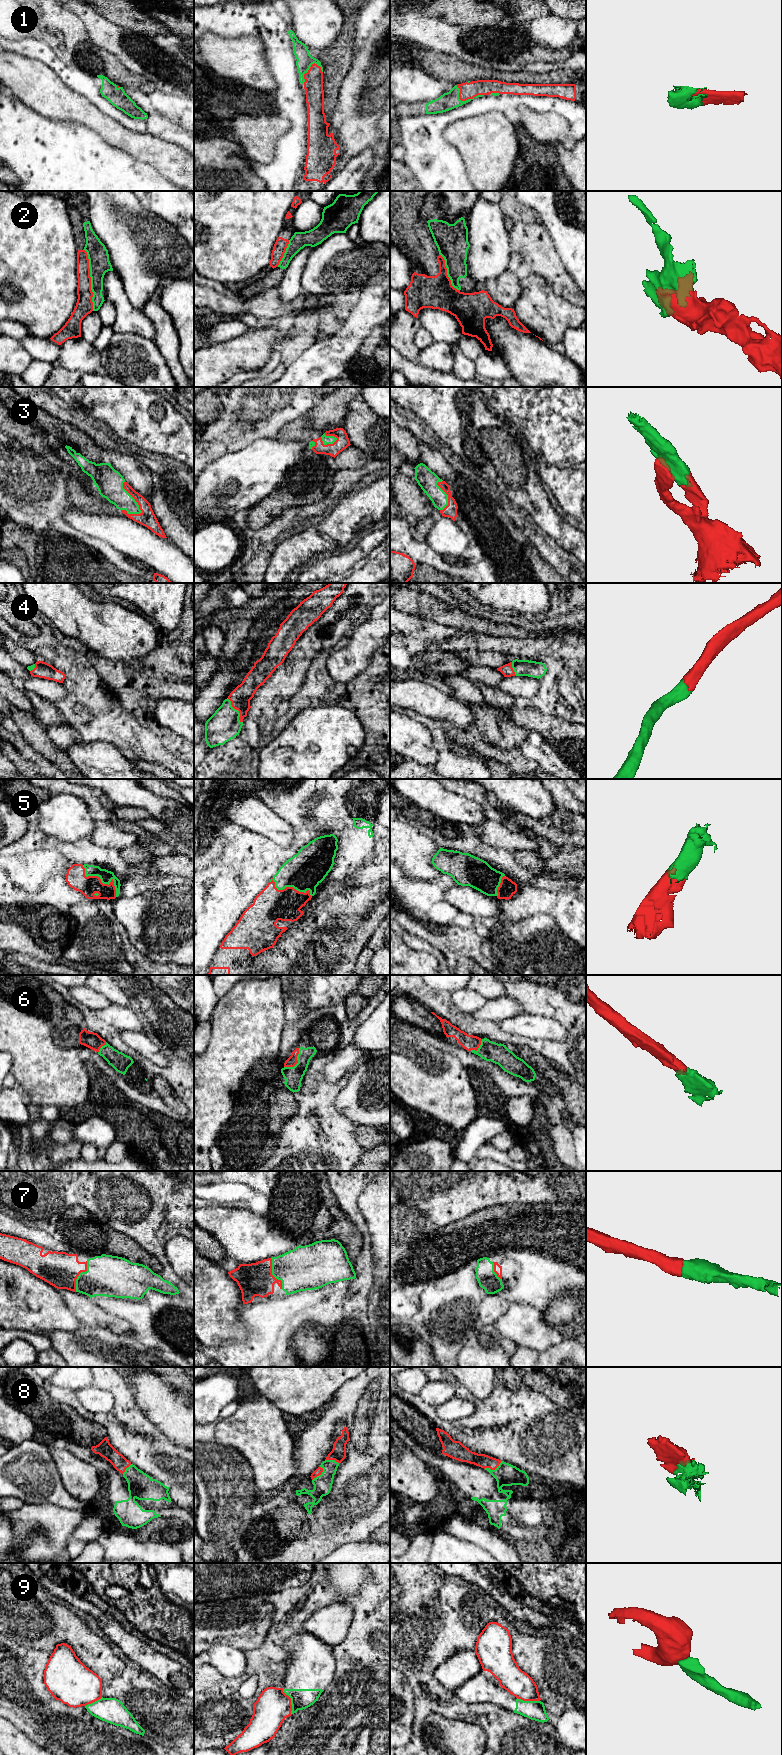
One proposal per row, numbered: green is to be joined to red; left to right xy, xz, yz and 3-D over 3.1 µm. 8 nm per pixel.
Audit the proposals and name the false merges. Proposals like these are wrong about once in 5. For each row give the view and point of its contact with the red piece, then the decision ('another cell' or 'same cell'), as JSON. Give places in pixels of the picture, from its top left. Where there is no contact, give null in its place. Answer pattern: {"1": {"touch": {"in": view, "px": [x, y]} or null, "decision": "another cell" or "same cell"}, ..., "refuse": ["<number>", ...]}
{"1": {"touch": {"in": "yz", "px": [465, 100]}, "decision": "same cell"}, "2": {"touch": {"in": "xy", "px": [90, 280]}, "decision": "same cell"}, "3": {"touch": {"in": "xy", "px": [133, 497]}, "decision": "same cell"}, "4": {"touch": {"in": "xz", "px": [237, 709]}, "decision": "same cell"}, "5": {"touch": {"in": "xy", "px": [100, 881]}, "decision": "same cell"}, "6": {"touch": {"in": "xz", "px": [297, 1062]}, "decision": "same cell"}, "7": {"touch": {"in": "xy", "px": [78, 1275]}, "decision": "same cell"}, "8": {"touch": {"in": "yz", "px": [493, 1469]}, "decision": "same cell"}, "9": {"touch": {"in": "xz", "px": [290, 1702]}, "decision": "another cell"}, "refuse": ["9"]}

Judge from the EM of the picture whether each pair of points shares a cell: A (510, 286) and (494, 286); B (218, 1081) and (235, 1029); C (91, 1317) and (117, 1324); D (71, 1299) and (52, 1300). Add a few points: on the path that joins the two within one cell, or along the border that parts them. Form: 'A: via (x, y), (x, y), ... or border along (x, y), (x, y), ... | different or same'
A: via (506, 286), (498, 286) | same
B: via (223, 1068), (235, 1054), (235, 1042) | same
C: via (97, 1317), (111, 1322) | same
D: border along (58, 1289), (69, 1310), (78, 1318) | different

